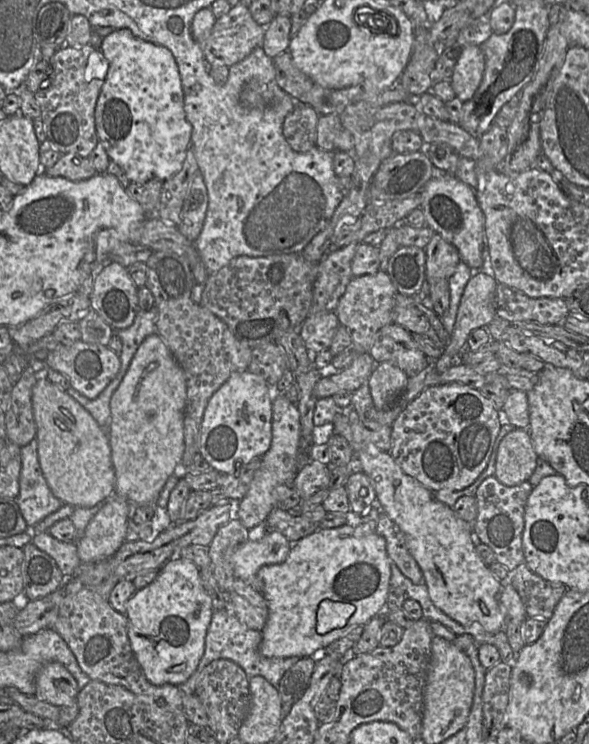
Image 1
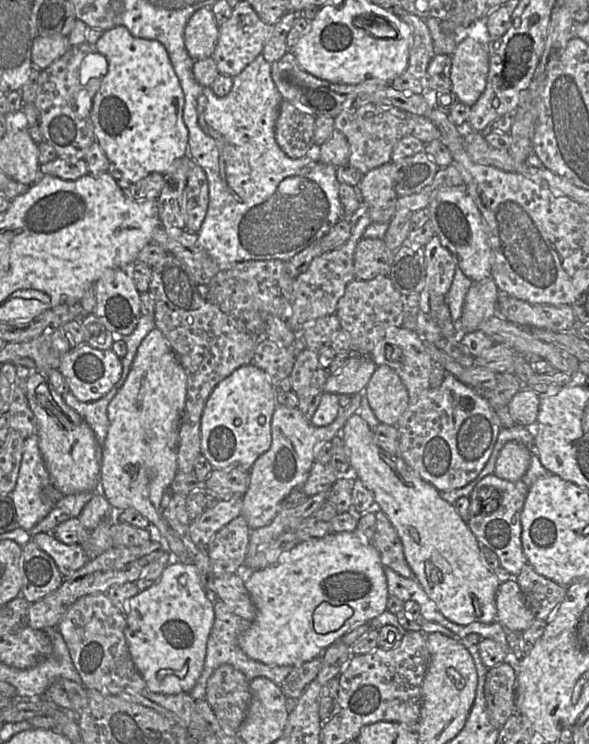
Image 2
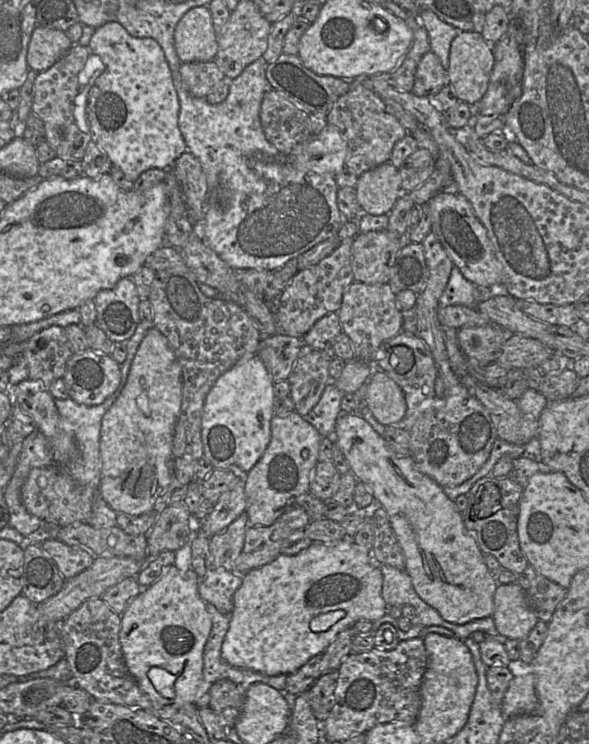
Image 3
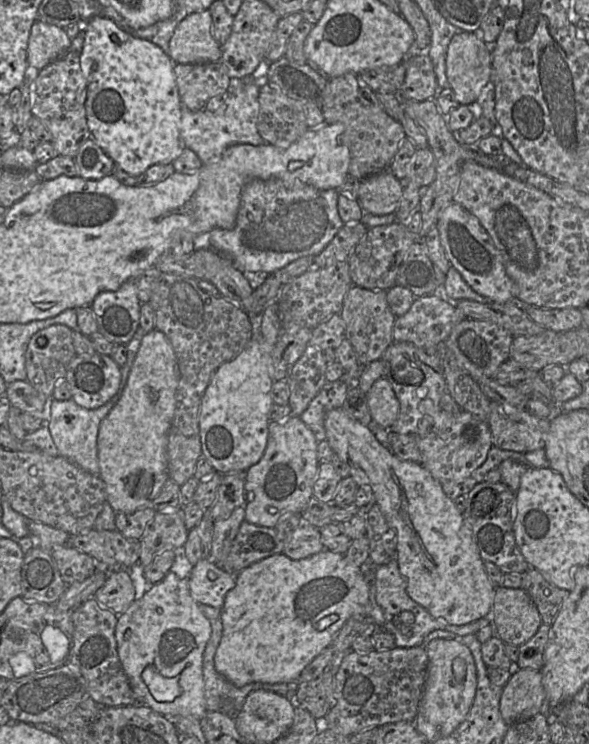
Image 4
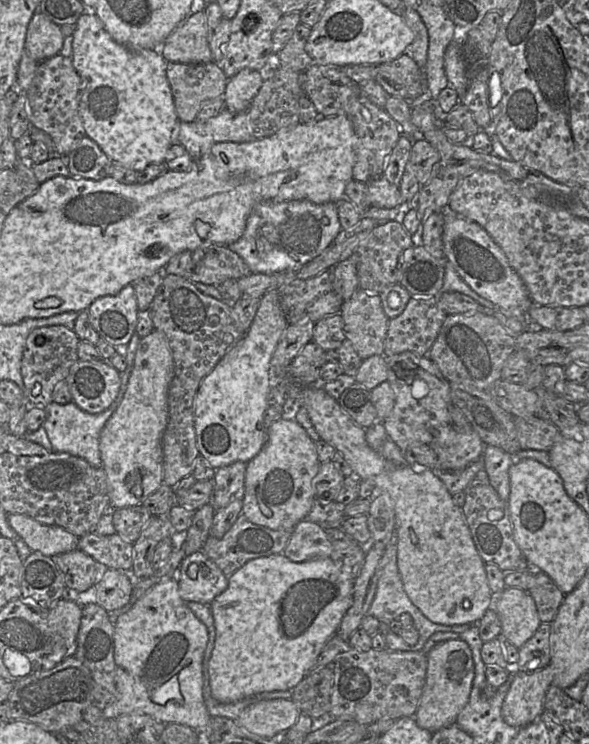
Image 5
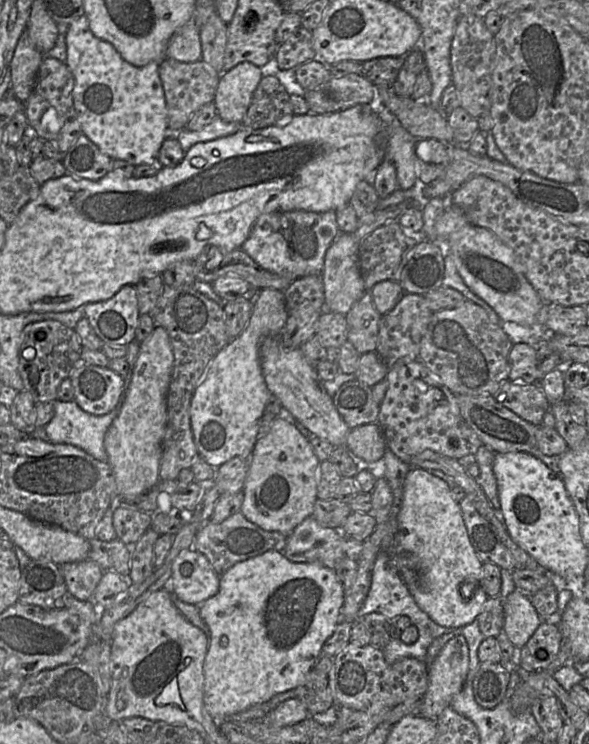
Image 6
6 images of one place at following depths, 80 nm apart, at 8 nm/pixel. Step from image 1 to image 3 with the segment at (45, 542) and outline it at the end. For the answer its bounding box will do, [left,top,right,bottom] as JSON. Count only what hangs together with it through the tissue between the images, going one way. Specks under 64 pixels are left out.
[41,537,94,579]

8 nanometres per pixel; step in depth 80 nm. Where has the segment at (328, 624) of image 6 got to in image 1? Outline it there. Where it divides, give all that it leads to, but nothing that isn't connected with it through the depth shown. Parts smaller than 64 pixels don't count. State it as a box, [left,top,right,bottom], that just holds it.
[257,524,393,658]

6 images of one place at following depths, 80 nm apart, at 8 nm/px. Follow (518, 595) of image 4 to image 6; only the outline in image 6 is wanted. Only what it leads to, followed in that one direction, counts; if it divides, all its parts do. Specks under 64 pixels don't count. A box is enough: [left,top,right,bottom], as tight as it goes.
[503,589,541,648]

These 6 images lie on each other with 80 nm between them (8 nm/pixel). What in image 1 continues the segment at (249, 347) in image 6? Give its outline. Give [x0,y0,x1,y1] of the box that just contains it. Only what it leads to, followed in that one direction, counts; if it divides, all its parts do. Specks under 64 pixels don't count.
[199,370,272,474]

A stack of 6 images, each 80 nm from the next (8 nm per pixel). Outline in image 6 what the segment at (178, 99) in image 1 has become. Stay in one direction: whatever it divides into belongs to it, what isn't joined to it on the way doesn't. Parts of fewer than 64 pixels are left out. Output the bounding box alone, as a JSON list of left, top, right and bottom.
[65,14,170,166]

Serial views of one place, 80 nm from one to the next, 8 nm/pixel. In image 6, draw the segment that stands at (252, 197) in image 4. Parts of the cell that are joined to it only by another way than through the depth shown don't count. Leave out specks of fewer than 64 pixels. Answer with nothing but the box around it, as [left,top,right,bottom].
[240,211,340,279]

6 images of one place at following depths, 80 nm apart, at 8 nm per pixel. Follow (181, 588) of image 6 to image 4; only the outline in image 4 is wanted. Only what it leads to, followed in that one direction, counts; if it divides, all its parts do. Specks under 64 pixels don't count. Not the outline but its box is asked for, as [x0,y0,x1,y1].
[188,559,236,610]

